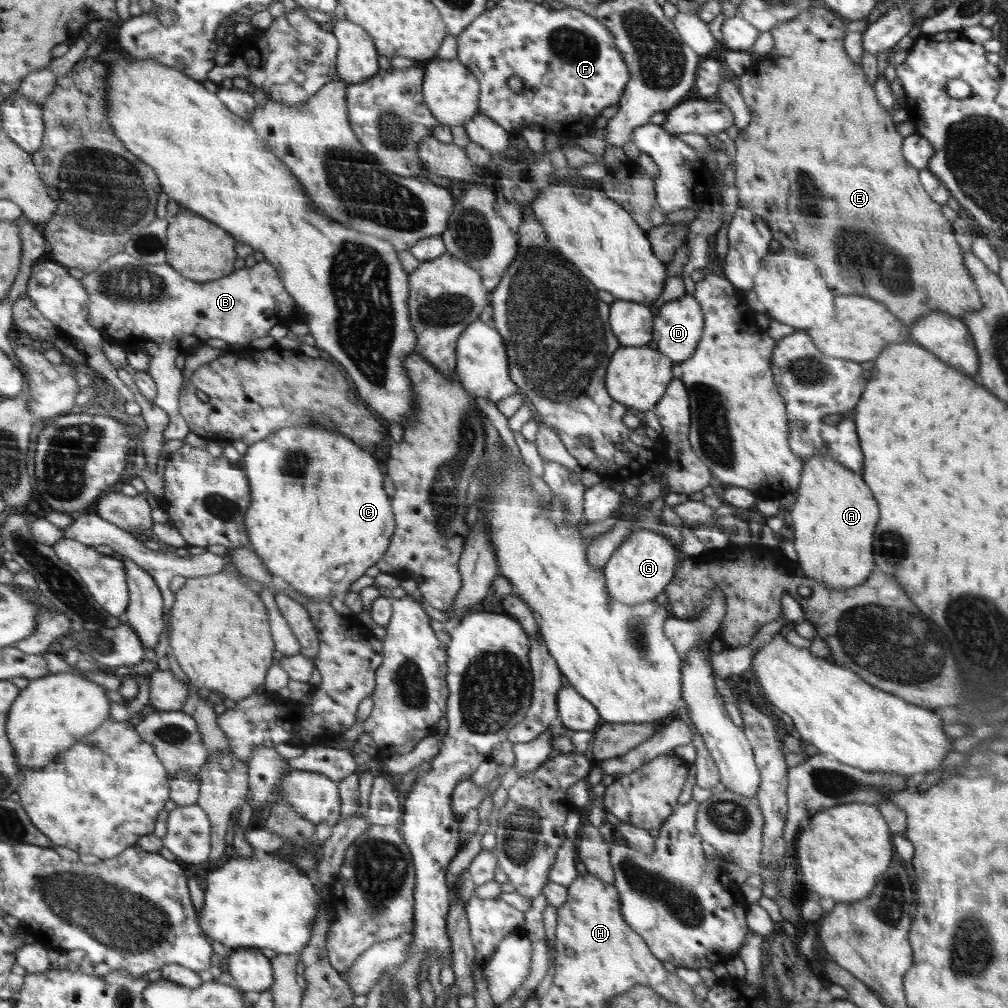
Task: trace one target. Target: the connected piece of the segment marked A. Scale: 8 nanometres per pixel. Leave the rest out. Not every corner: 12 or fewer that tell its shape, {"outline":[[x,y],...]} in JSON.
{"outline":[[805,460],[790,532],[804,577],[874,568],[878,504],[860,475]]}

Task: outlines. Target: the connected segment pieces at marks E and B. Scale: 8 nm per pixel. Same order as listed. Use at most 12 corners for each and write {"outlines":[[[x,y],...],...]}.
{"outlines":[[[821,1],[735,78],[740,206],[910,330],[983,308]],[[128,251],[82,283],[90,324],[150,357],[166,440],[180,354],[305,319],[268,259],[195,282]]]}

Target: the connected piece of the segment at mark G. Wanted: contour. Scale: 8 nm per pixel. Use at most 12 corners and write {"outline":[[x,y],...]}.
{"outline":[[635,528],[603,566],[609,597],[652,601],[678,554],[658,531]]}

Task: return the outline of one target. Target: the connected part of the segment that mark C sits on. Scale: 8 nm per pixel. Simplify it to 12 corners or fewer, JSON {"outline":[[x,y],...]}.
{"outline":[[317,424],[249,446],[250,544],[343,595],[394,530],[378,462]]}

